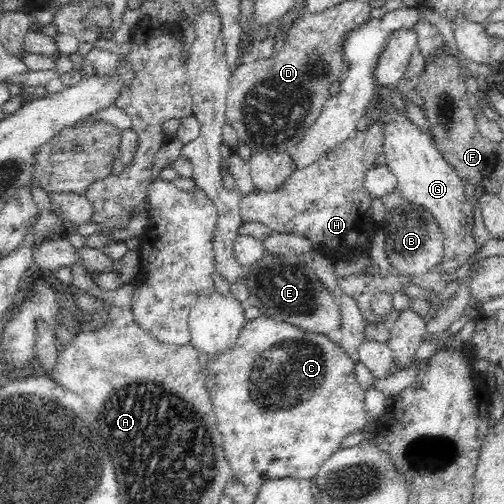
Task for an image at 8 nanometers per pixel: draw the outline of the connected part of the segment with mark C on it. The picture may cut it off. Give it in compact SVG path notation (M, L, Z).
M262 315L246 321L231 349L209 356L208 366L204 369L204 373L206 376L205 388L208 389L211 396L217 425L222 433L227 461L231 466L233 476L245 485L252 484L252 486L260 489L260 486L268 480L280 480L280 478L288 477L298 480L314 478L314 476L317 476L322 462L326 458L330 458L336 450L340 450L342 440L348 434L360 433L369 421L367 408L364 405L365 390L358 383L353 358L339 344L332 343L326 335L298 328L287 320L278 320L273 315L270 315L270 317Z

